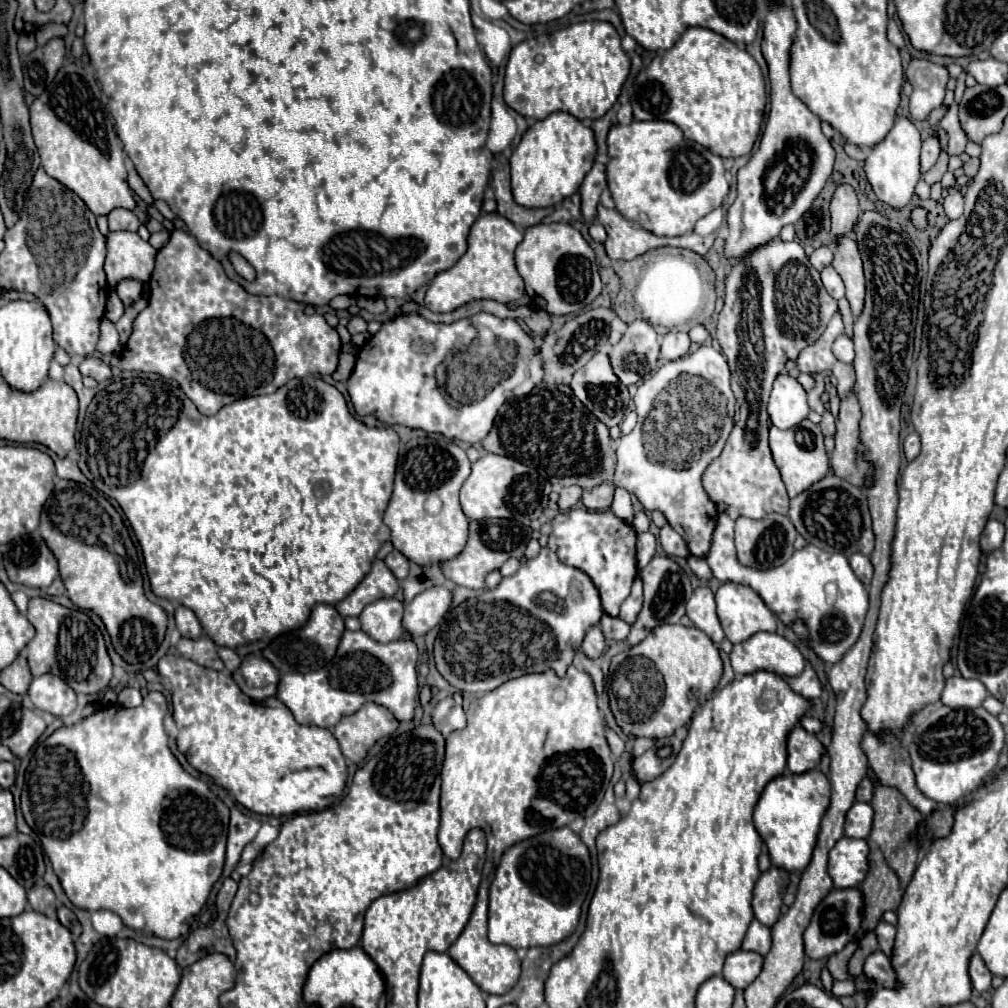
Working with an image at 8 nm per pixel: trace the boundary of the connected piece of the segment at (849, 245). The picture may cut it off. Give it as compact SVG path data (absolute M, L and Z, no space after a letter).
M843 236L835 242L833 268L839 272L839 276L845 284L847 300L851 304L853 316L859 318L859 314L863 312L865 278L863 278L863 260L859 258L859 248L855 246L853 238Z

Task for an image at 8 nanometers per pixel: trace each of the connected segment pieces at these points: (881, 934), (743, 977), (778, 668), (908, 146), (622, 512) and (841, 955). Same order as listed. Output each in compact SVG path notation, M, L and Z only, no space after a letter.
M879 922L879 926L875 928L875 934L879 938L879 948L891 958L893 946L895 946L895 926L891 926L887 922Z
M737 950L727 956L723 966L723 978L733 986L745 990L761 972L763 968L763 956L757 952Z
M759 632L747 638L747 642L733 644L729 658L735 674L769 670L791 678L799 676L805 666L803 654L775 632Z
M897 116L893 128L883 138L883 142L873 146L869 156L865 158L867 178L869 178L869 182L873 186L873 192L877 194L879 200L883 200L885 204L889 204L893 208L903 208L903 206L909 204L911 196L915 194L915 184L921 178L919 150L921 150L919 130L915 128L915 124L909 118Z
M617 488L617 490L615 490L615 500L613 500L613 504L611 504L611 510L613 510L619 518L623 518L625 522L631 522L631 520L633 520L633 514L635 514L633 504L631 504L631 494L629 494L627 490L623 490L623 488Z
M857 940L849 942L841 952L837 952L837 954L833 954L833 956L829 958L827 968L829 968L829 972L833 974L835 980L849 980L849 974L847 974L847 962L851 960L851 956L853 956L855 950L857 950Z

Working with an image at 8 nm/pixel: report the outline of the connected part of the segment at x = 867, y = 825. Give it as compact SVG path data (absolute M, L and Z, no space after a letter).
M855 802L847 812L845 820L845 836L849 838L867 838L871 832L873 808L865 802Z

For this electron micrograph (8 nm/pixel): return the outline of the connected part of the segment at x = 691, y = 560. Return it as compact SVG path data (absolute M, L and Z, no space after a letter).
M689 556L689 558L687 558L687 564L689 564L689 568L693 570L693 574L695 574L699 580L711 580L711 578L713 578L713 572L711 572L711 568L707 566L705 558Z

